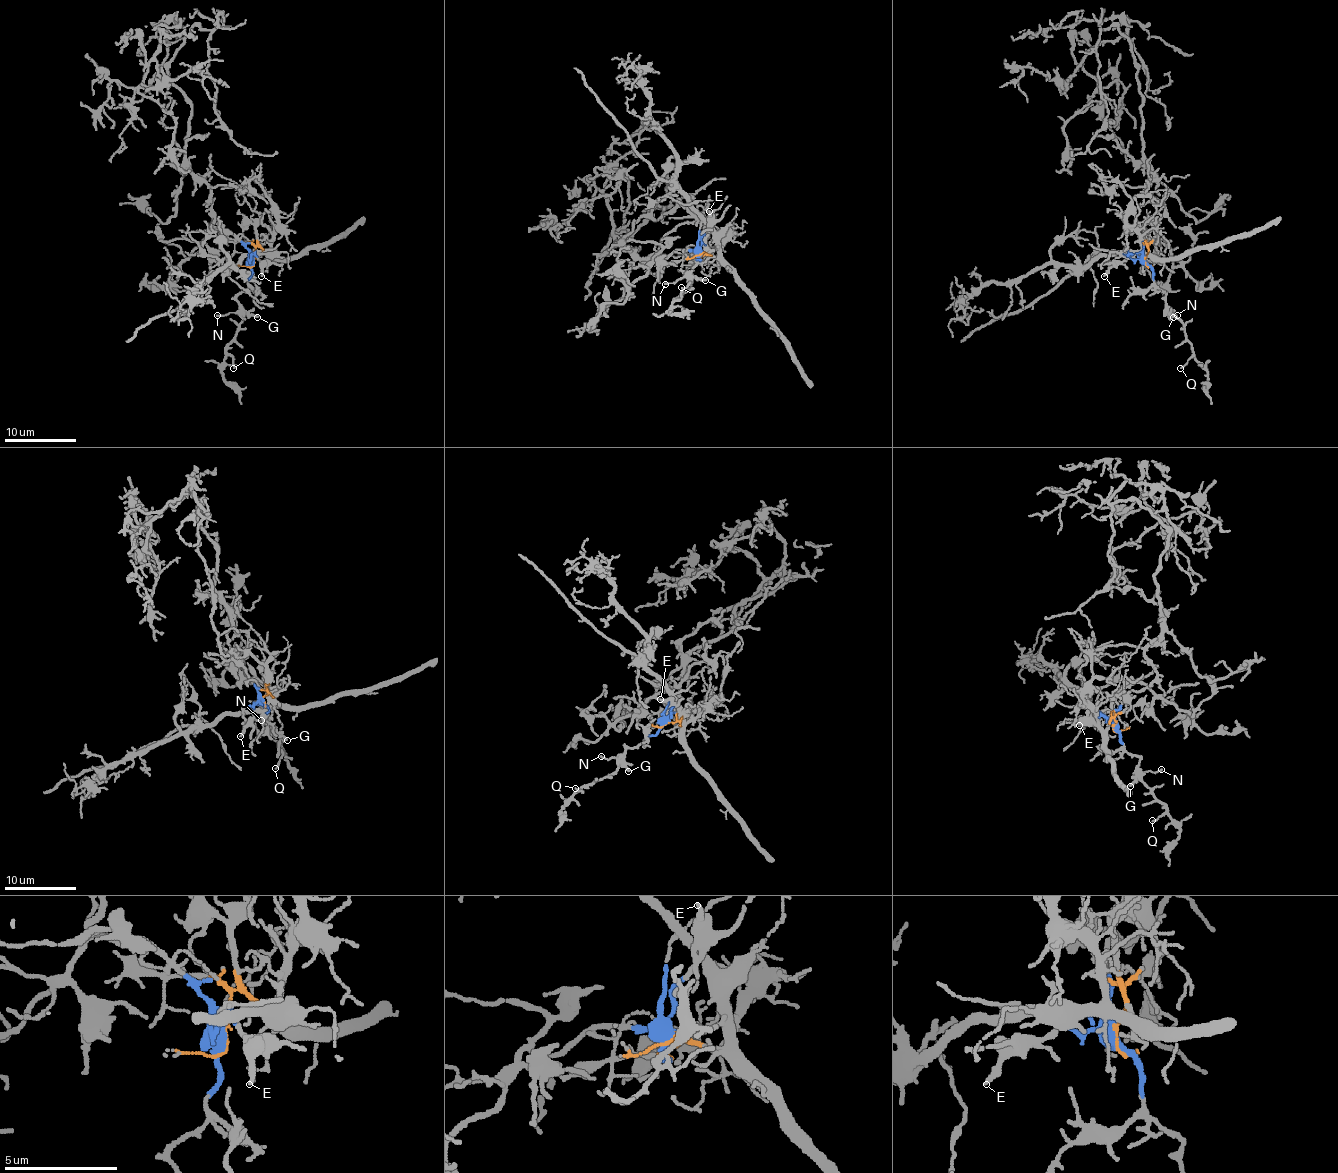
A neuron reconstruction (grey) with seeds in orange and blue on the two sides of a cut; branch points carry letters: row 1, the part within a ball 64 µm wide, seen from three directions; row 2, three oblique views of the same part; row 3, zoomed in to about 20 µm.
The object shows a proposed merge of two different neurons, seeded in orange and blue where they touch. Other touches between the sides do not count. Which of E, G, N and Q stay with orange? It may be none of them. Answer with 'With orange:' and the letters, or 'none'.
With orange: none

